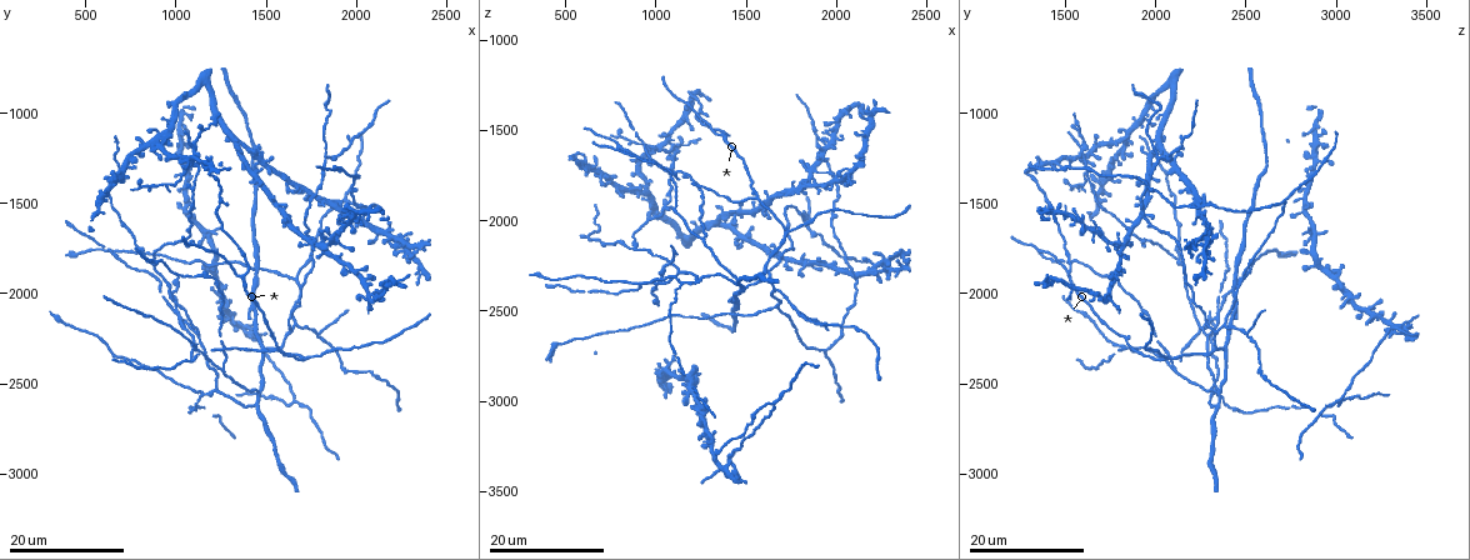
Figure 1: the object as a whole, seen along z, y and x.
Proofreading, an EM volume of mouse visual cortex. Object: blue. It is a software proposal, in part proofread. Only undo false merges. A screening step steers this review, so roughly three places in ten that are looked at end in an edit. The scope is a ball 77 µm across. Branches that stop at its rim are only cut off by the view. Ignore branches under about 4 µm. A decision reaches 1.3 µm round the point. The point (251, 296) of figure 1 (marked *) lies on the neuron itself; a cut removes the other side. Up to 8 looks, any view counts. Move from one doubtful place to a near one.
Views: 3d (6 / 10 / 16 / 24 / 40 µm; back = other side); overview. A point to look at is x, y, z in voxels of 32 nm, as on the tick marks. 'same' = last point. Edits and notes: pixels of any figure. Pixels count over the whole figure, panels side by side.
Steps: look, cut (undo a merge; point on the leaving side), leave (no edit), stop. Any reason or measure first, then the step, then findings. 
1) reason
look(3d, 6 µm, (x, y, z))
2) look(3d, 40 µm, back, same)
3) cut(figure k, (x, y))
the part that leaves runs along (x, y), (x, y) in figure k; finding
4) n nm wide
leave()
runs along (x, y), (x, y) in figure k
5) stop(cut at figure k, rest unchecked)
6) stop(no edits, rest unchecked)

a fork
look(3d, 24 µm, (1220, 2520, 2340))

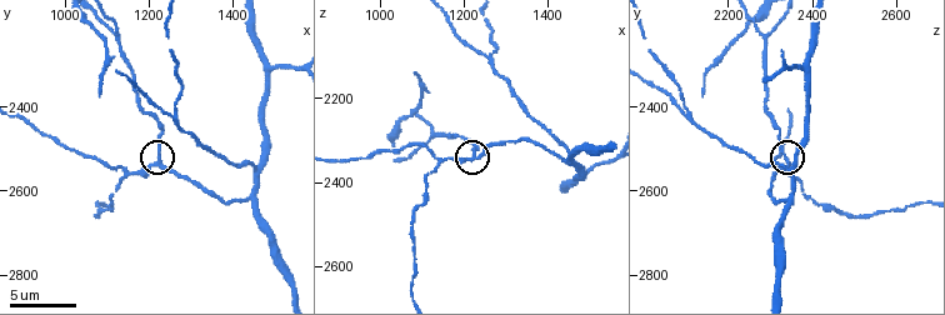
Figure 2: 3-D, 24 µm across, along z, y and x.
look(3d, 10 µm, (1230, 2525, 2340))

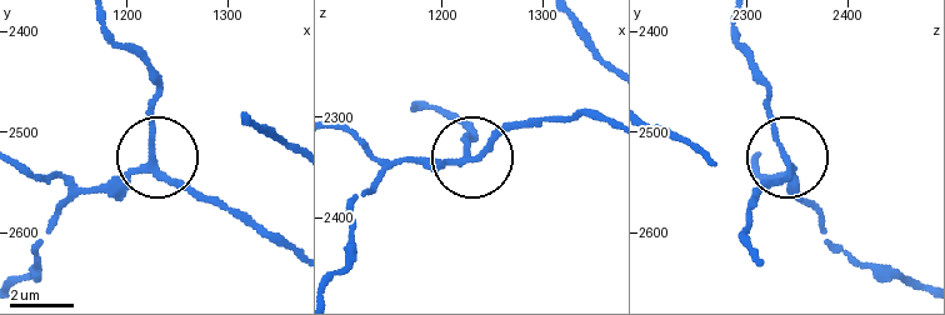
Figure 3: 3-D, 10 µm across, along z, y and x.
side arm 38 µm
leave()
runs along (608, 124), (583, 113), (526, 120), (473, 161), (408, 161) in figure 3; continuous, no second neuron

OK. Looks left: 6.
arms part here
look(3d, 16 µm, (1800, 2240, 2500))

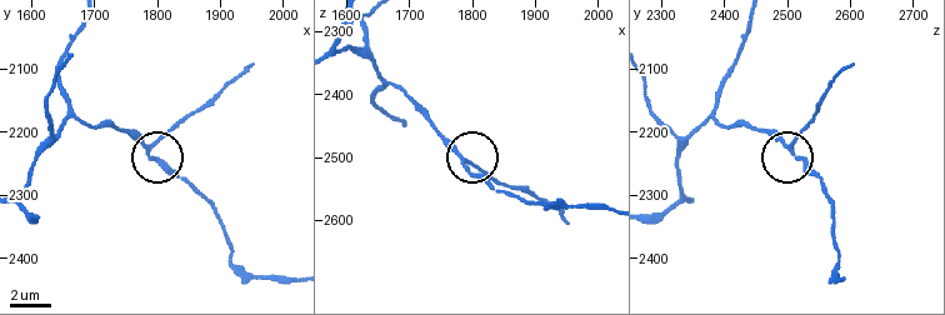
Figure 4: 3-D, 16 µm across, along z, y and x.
look(3d, 6 µm, (1795, 2225, 2505))

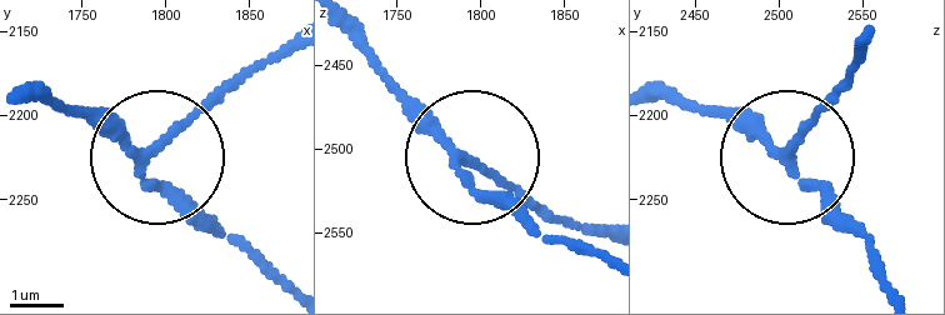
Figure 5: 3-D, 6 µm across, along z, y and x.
leave()
runs along (339, 21), (446, 141), (550, 218) in figure 5; one neuron here

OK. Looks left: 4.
three-way junction
look(3d, 16 µm, (1660, 2620, 3000))

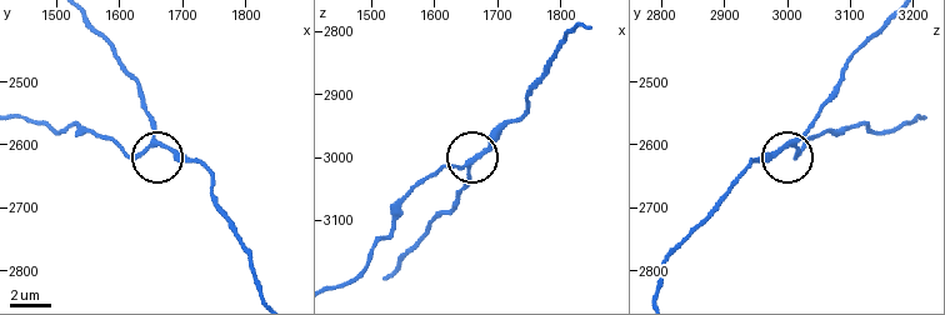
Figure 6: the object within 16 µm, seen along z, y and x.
closer look
look(3d, 10 µm, (1650, 2600, 3010))

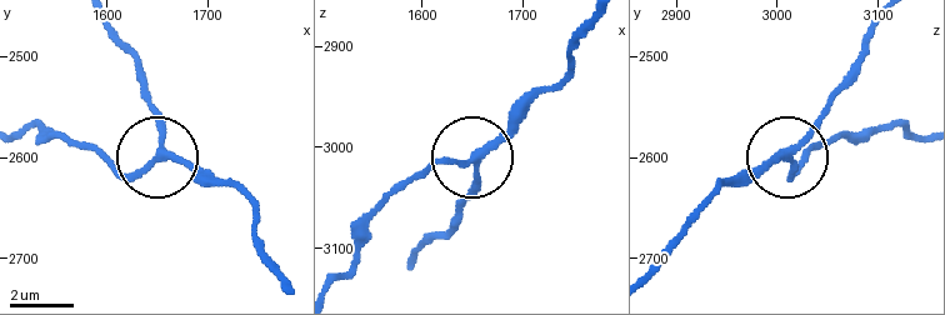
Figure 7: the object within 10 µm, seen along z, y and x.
210 nm wide
leave()
runs along (105, 21), (156, 110), (159, 151), (126, 173), (81, 151) in figure 7; continuous, no second neuron

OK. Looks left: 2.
three arms meet
look(3d, 10 µm, (1460, 2555, 2350))

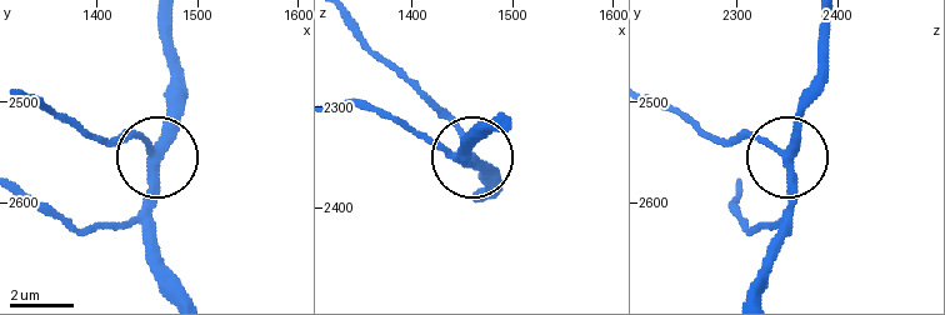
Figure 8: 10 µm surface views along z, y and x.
270 nm wide
leave()
runs along (173, 26), (173, 108), (160, 154), (95, 134) in figure 8; all the same neuron

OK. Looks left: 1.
stop(no edits, rest unchecked)

